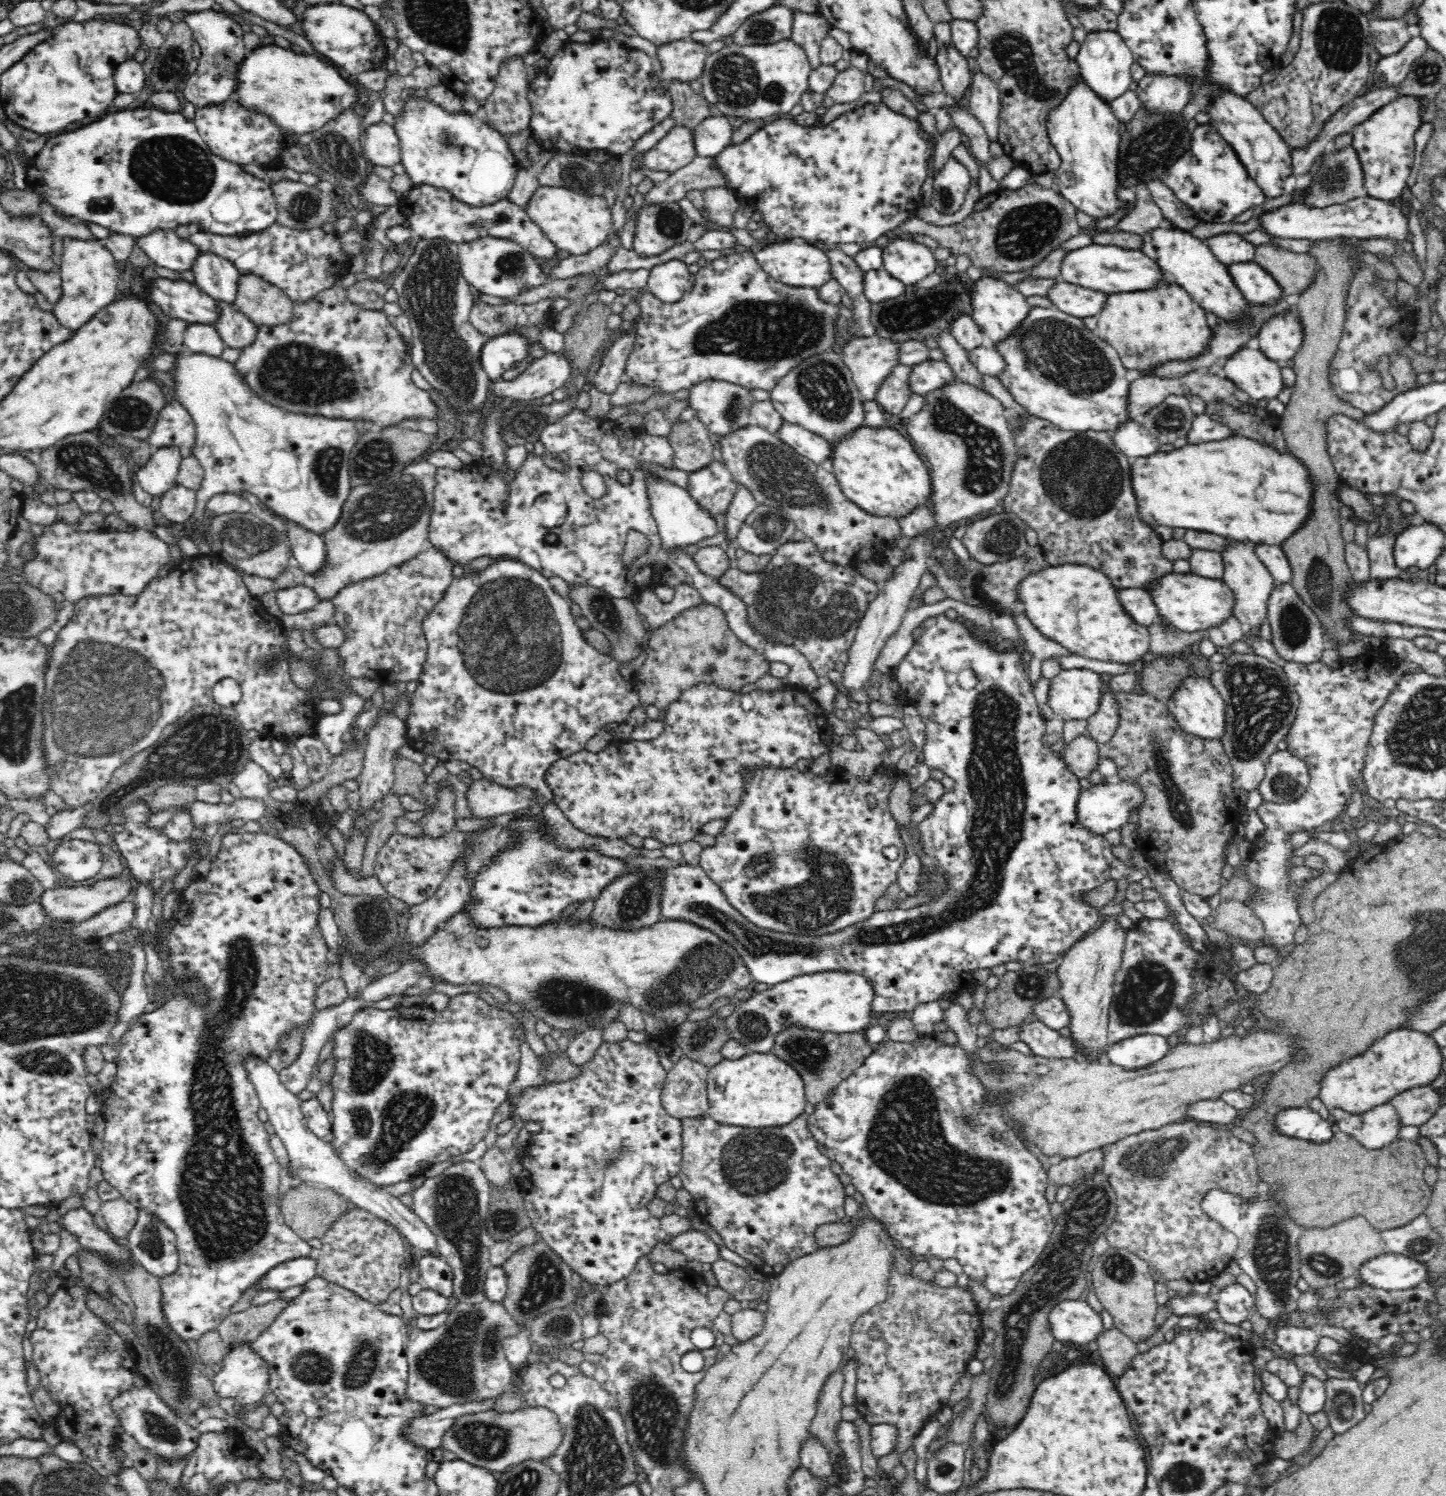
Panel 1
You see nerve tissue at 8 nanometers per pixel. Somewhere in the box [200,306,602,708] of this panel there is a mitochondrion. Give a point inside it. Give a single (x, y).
(509, 639)

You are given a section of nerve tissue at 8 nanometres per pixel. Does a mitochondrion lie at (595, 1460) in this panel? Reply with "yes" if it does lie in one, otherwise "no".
yes

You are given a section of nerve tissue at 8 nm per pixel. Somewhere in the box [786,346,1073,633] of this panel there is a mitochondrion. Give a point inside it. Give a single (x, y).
(981, 476)

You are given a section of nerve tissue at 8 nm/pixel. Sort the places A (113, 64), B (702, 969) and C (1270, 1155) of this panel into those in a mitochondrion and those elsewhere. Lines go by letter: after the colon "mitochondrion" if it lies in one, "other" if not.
A: other
B: mitochondrion
C: other

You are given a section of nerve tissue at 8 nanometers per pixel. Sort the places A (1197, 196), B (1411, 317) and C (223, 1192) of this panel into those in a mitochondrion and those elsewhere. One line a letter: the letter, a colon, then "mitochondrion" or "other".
A: other
B: other
C: mitochondrion

